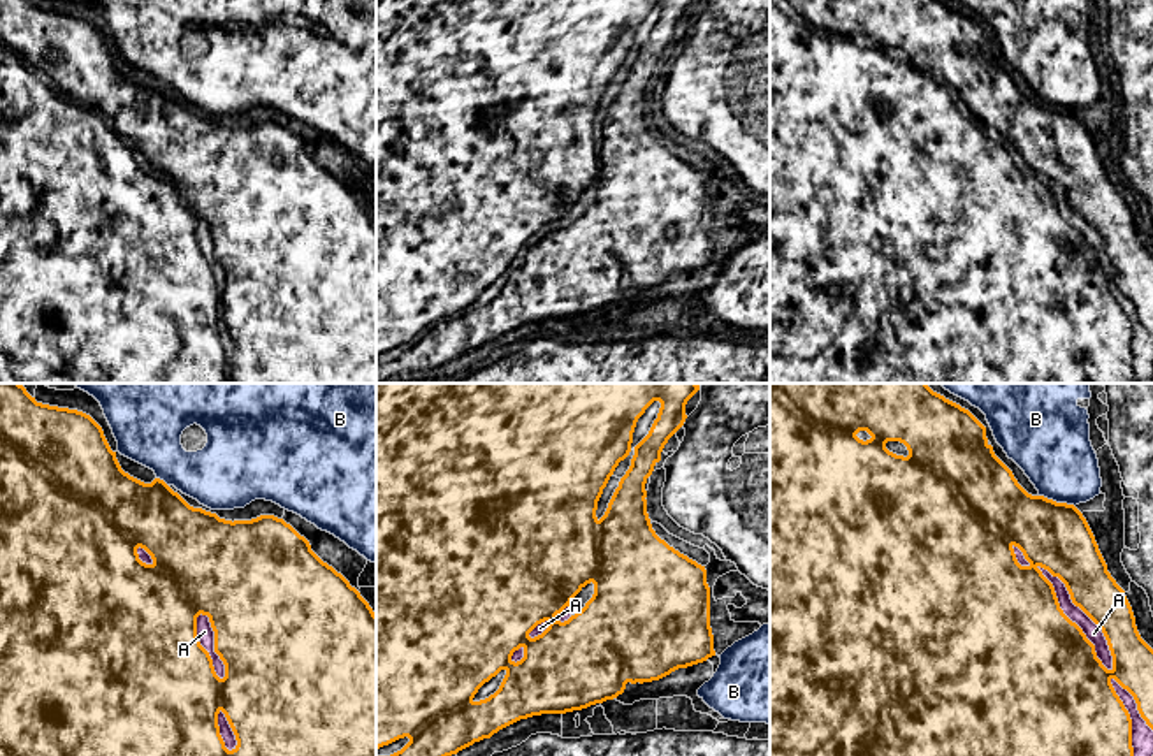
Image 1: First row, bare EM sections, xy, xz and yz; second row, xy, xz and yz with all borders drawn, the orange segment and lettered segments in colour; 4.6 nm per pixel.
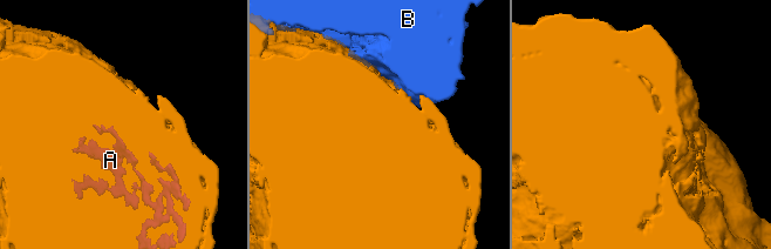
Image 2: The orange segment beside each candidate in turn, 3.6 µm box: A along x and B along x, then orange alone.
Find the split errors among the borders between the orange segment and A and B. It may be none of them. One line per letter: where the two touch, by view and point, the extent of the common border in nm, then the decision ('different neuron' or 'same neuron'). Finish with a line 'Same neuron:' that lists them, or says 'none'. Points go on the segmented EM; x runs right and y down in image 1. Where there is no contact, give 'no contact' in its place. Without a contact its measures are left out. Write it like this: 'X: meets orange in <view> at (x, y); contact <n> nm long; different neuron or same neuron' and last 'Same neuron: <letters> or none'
A: meets orange in yz at (1069, 619); contact 600 nm long; same neuron
B: meets orange in yz at (1055, 501); contact 180 nm long; different neuron
Same neuron: A

